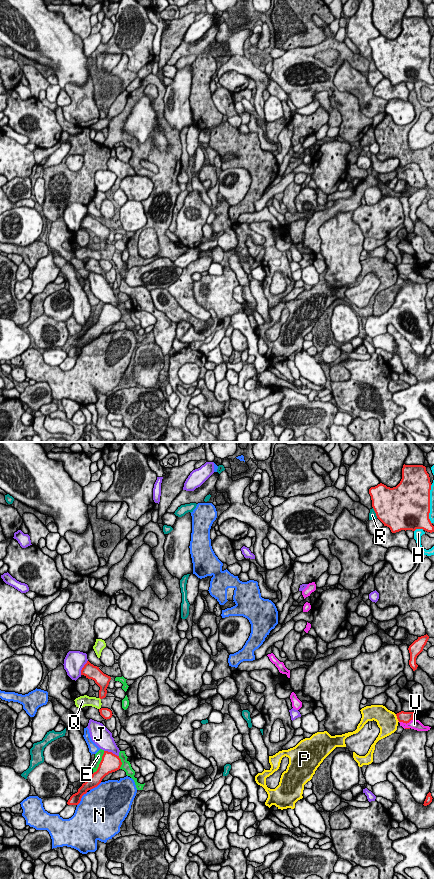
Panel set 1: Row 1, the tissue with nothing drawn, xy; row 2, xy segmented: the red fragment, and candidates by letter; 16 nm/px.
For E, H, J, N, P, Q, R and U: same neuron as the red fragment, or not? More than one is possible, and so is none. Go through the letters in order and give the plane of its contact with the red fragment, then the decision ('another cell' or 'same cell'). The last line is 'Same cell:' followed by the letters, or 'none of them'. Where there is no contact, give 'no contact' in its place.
E: contact in xy; same cell
H: contact in xy; another cell
J: contact in xy; another cell
N: contact in xy; another cell
P: contact in xy; another cell
Q: no contact; another cell
R: contact in xy; another cell
U: contact in xy; another cell
Same cell: E

